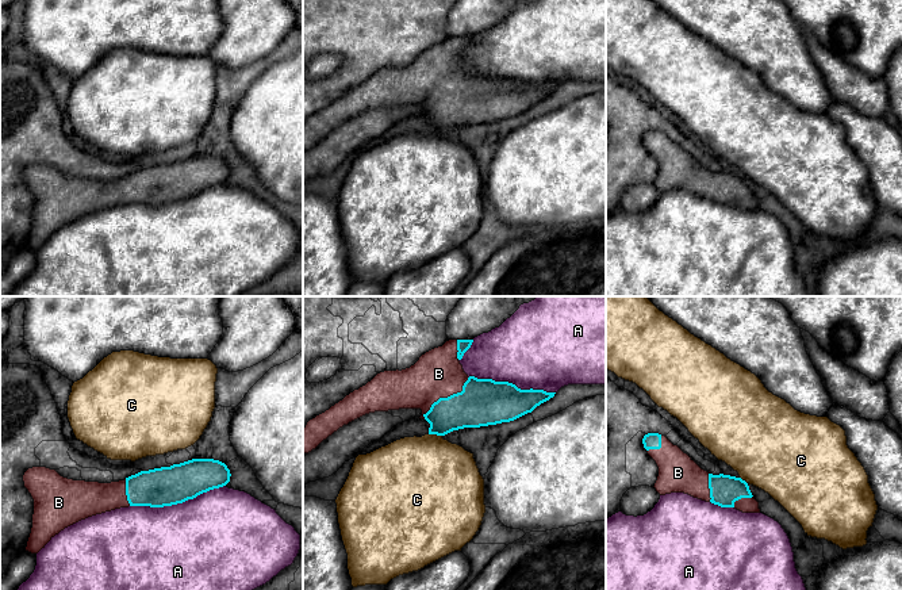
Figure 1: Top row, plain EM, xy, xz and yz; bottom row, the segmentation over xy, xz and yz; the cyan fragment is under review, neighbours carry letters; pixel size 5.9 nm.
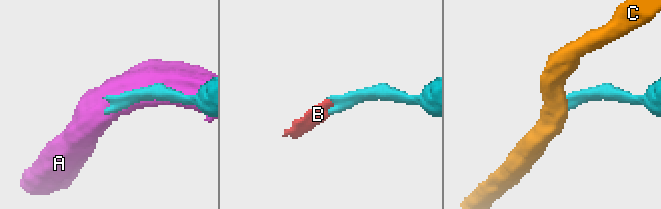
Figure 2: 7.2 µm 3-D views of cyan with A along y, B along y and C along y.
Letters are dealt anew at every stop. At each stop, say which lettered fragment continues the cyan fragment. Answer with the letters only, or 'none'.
B

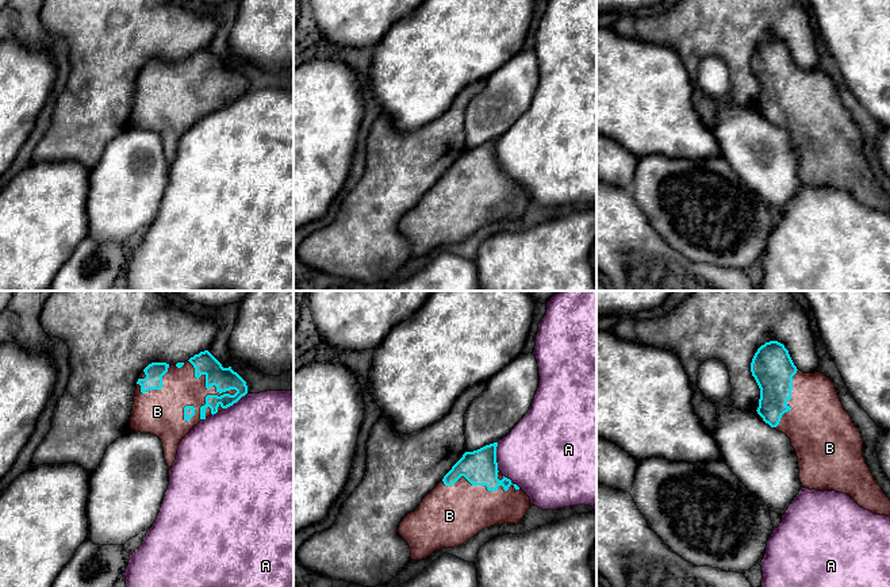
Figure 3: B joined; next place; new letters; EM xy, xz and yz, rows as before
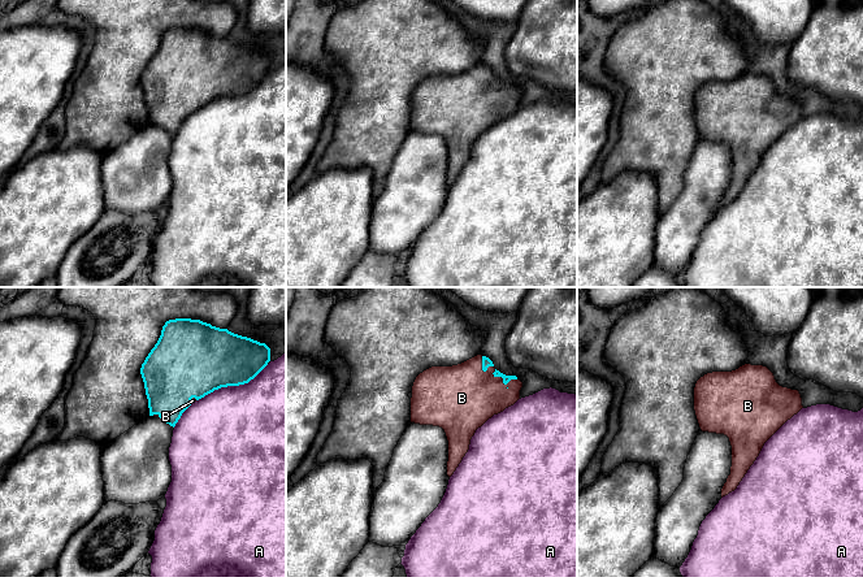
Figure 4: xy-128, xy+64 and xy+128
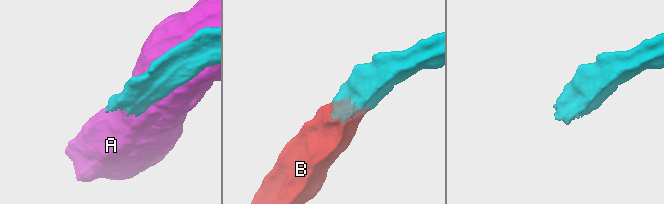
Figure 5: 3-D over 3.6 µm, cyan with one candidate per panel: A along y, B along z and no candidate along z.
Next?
B

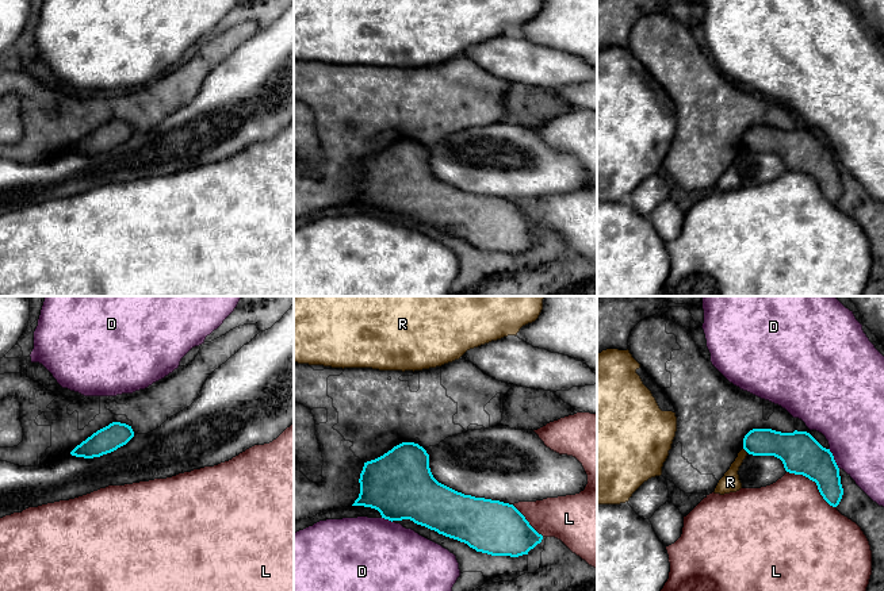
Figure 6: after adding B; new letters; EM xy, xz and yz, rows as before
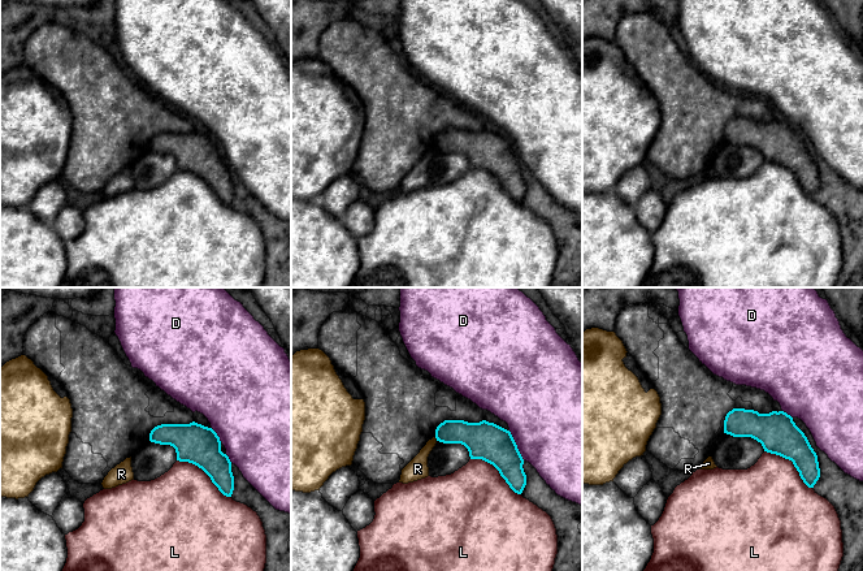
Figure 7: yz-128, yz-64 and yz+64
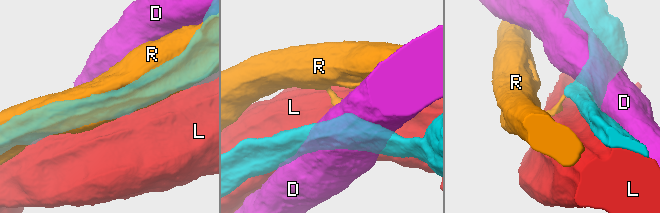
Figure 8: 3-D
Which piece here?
none

